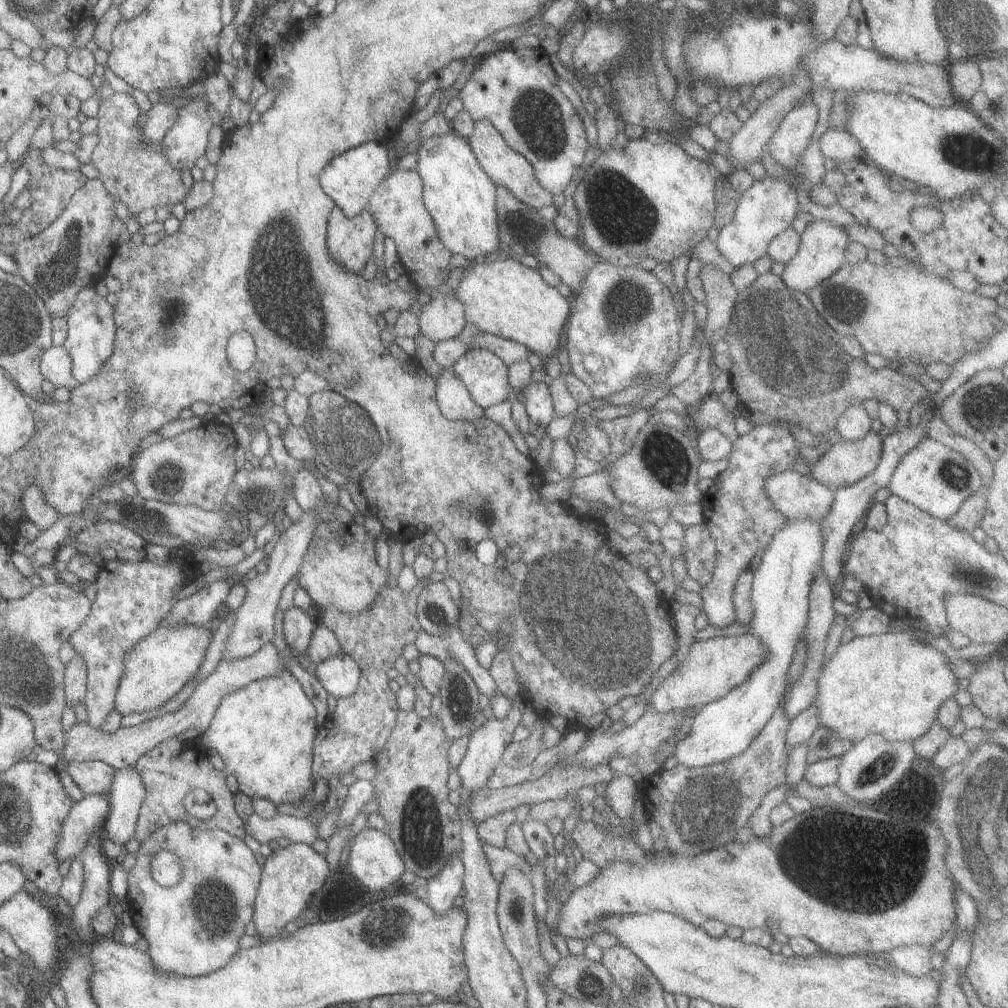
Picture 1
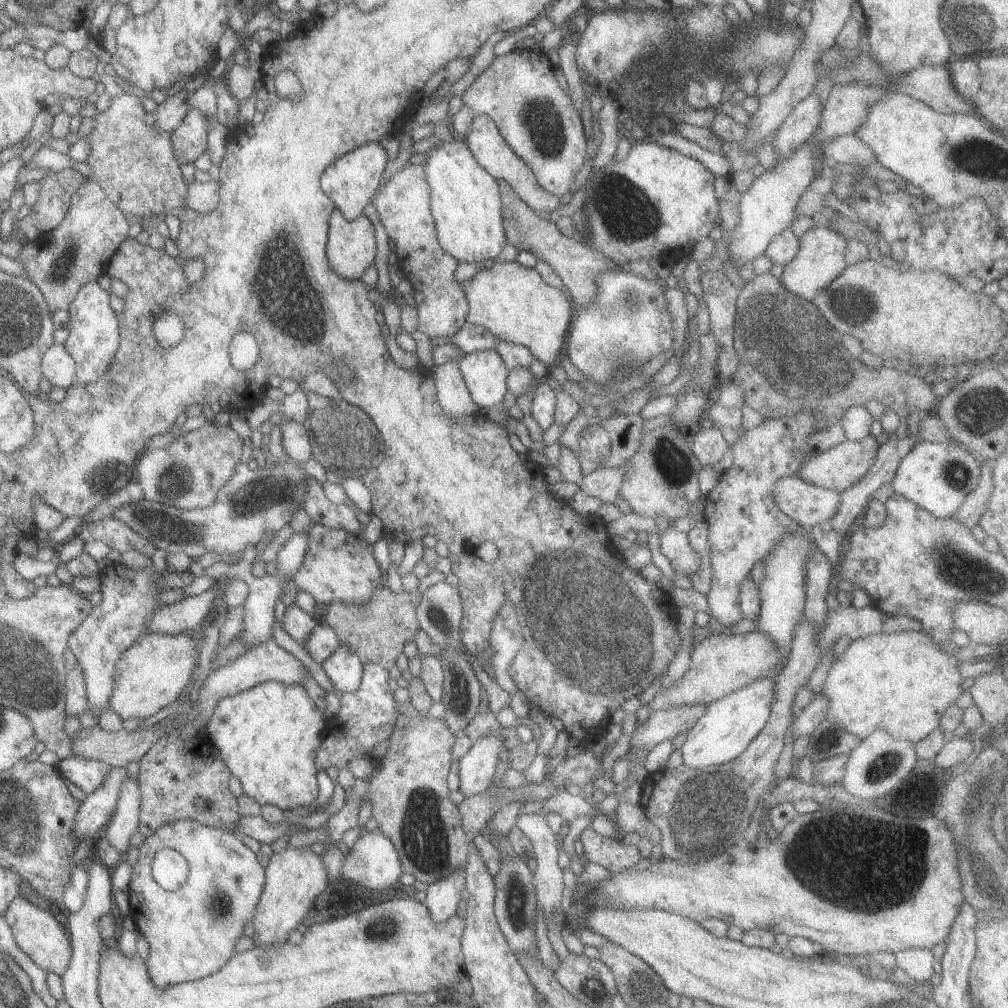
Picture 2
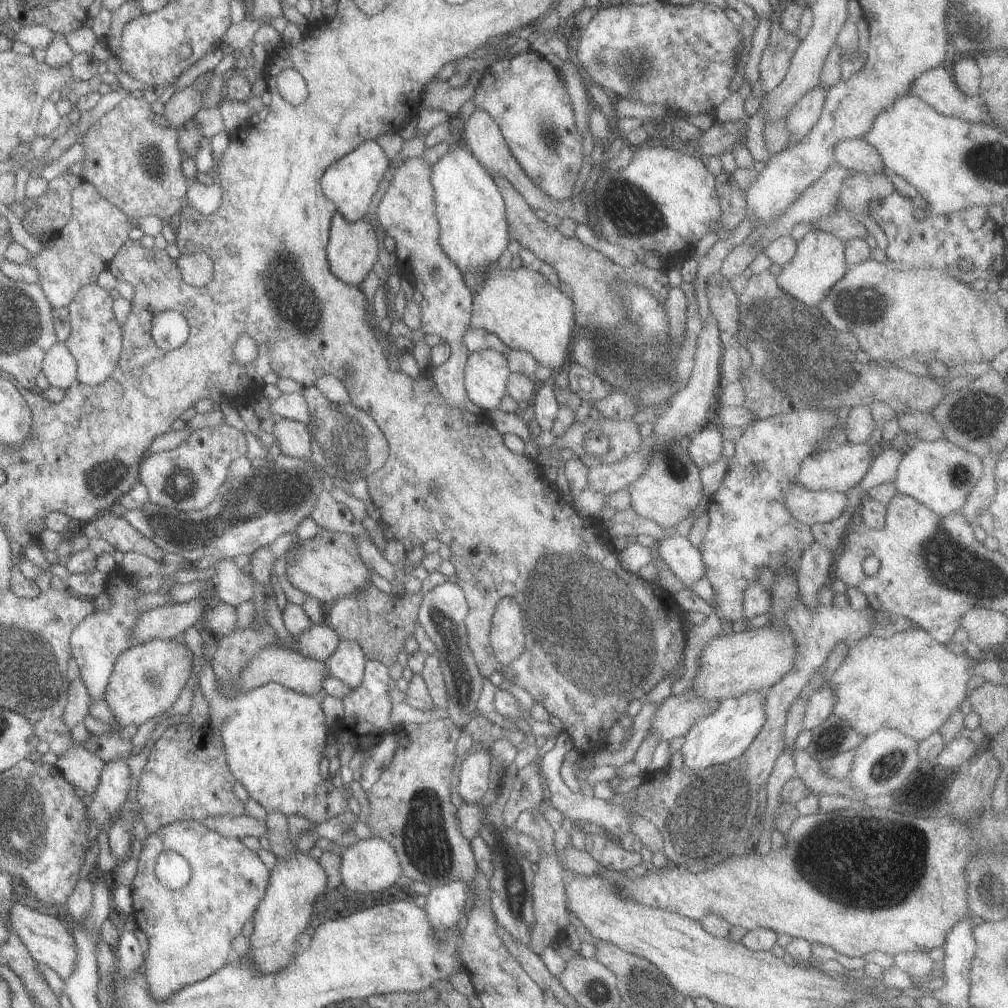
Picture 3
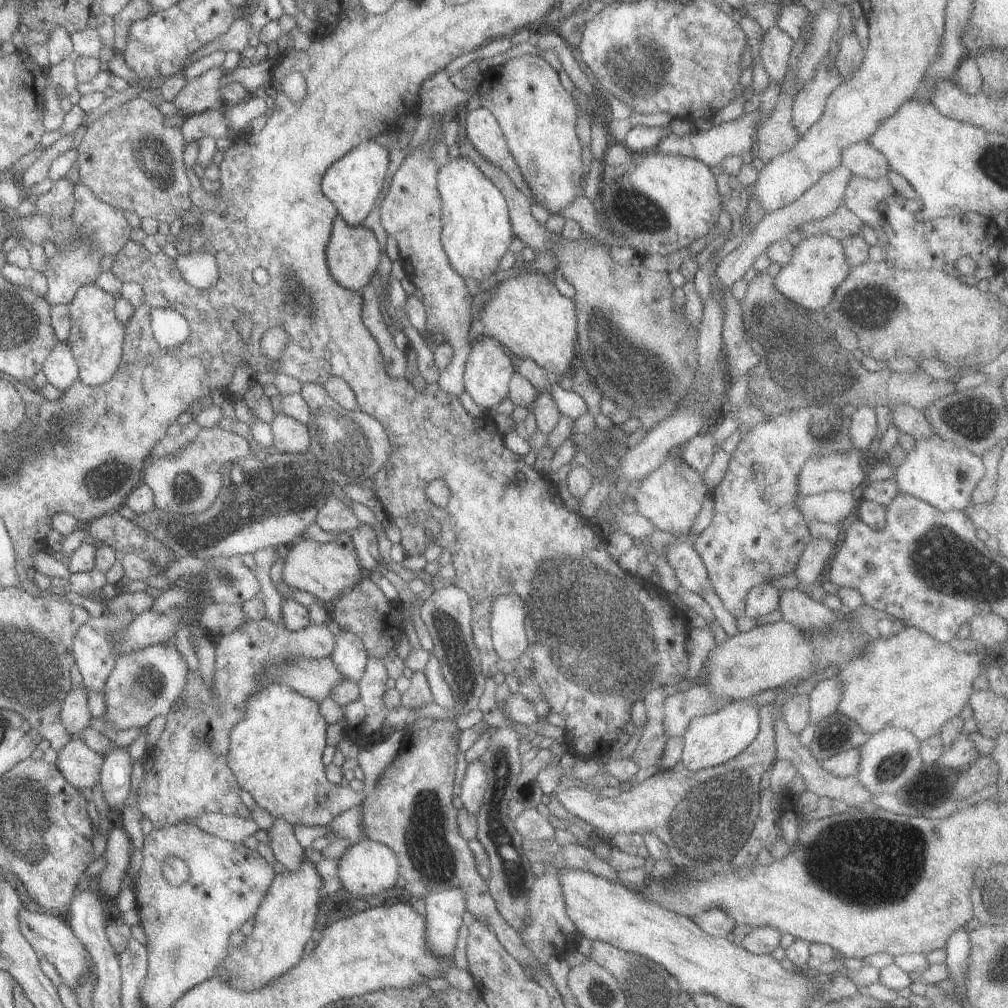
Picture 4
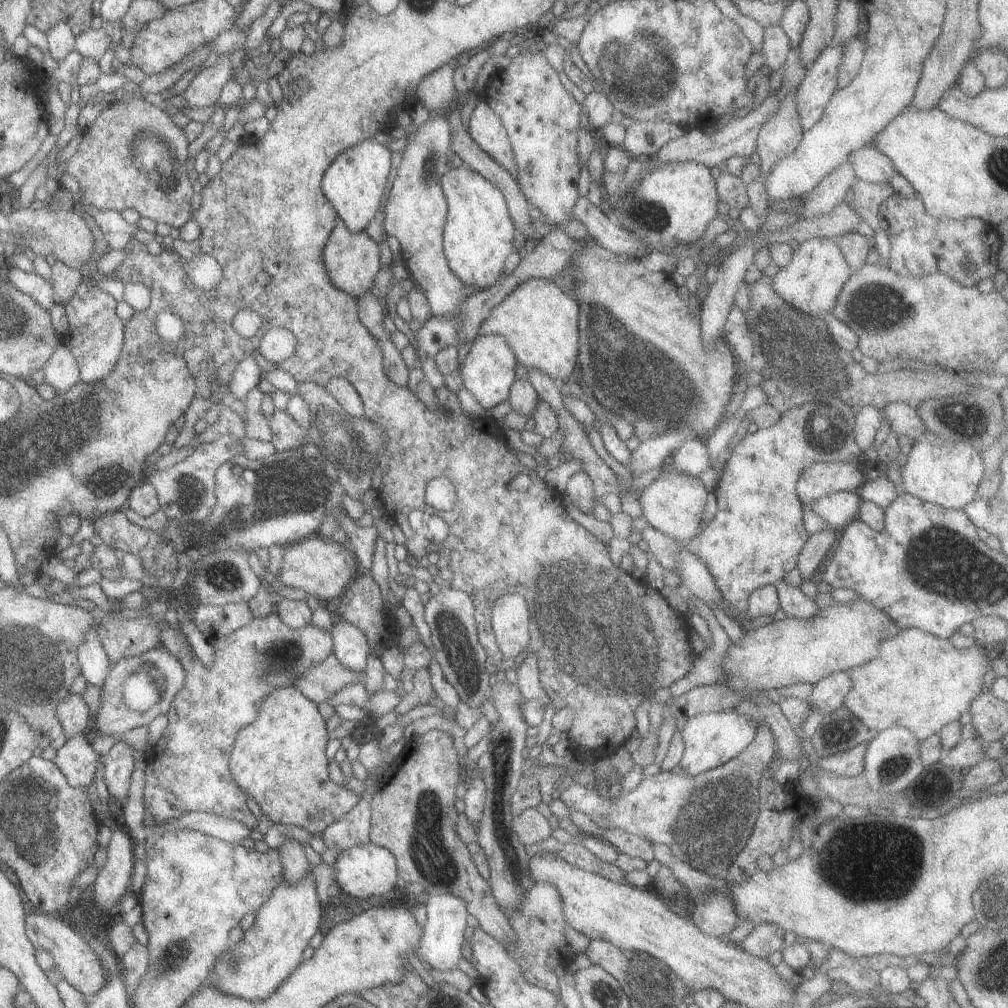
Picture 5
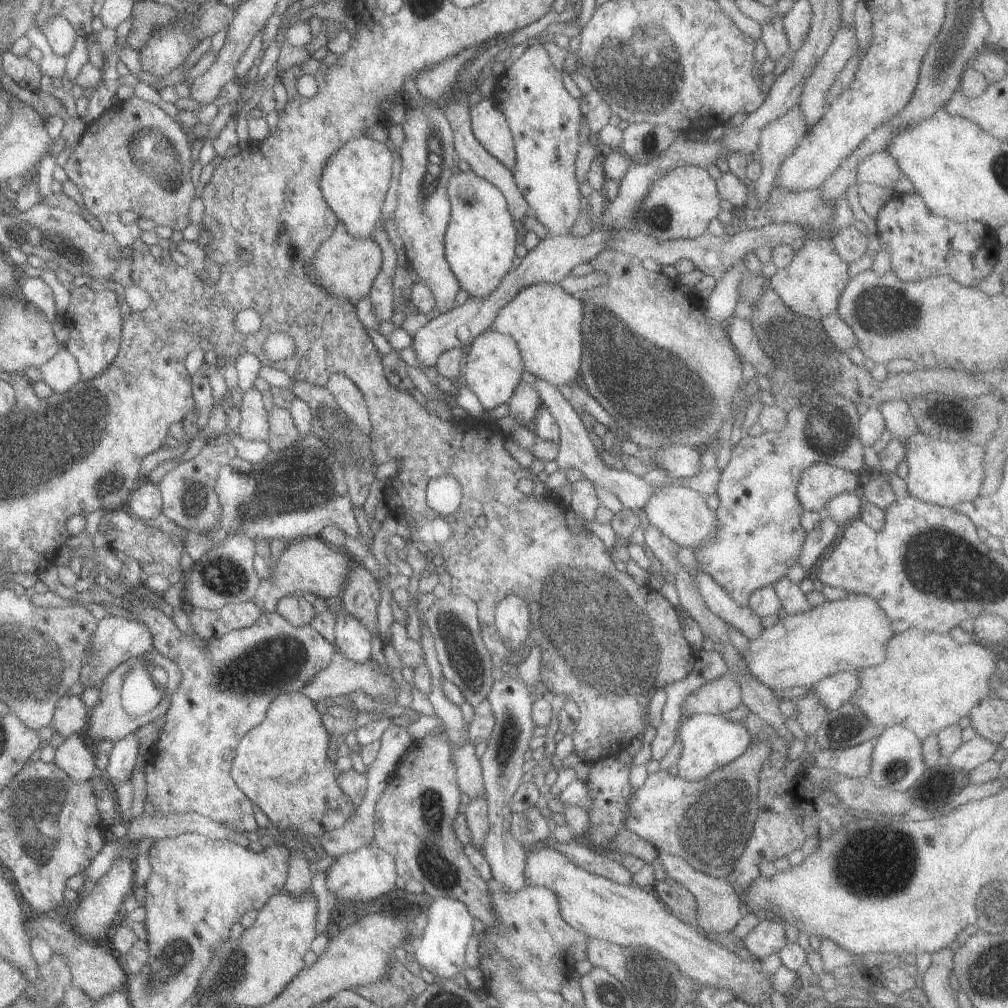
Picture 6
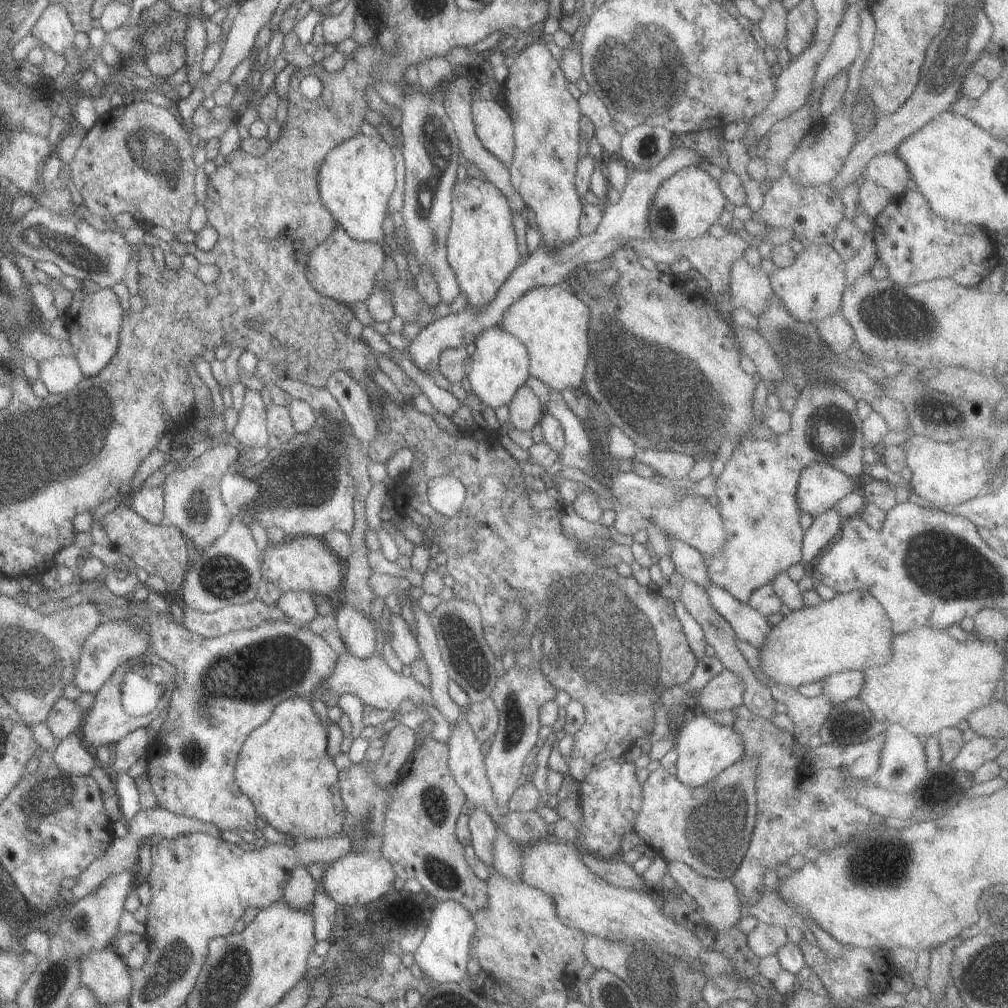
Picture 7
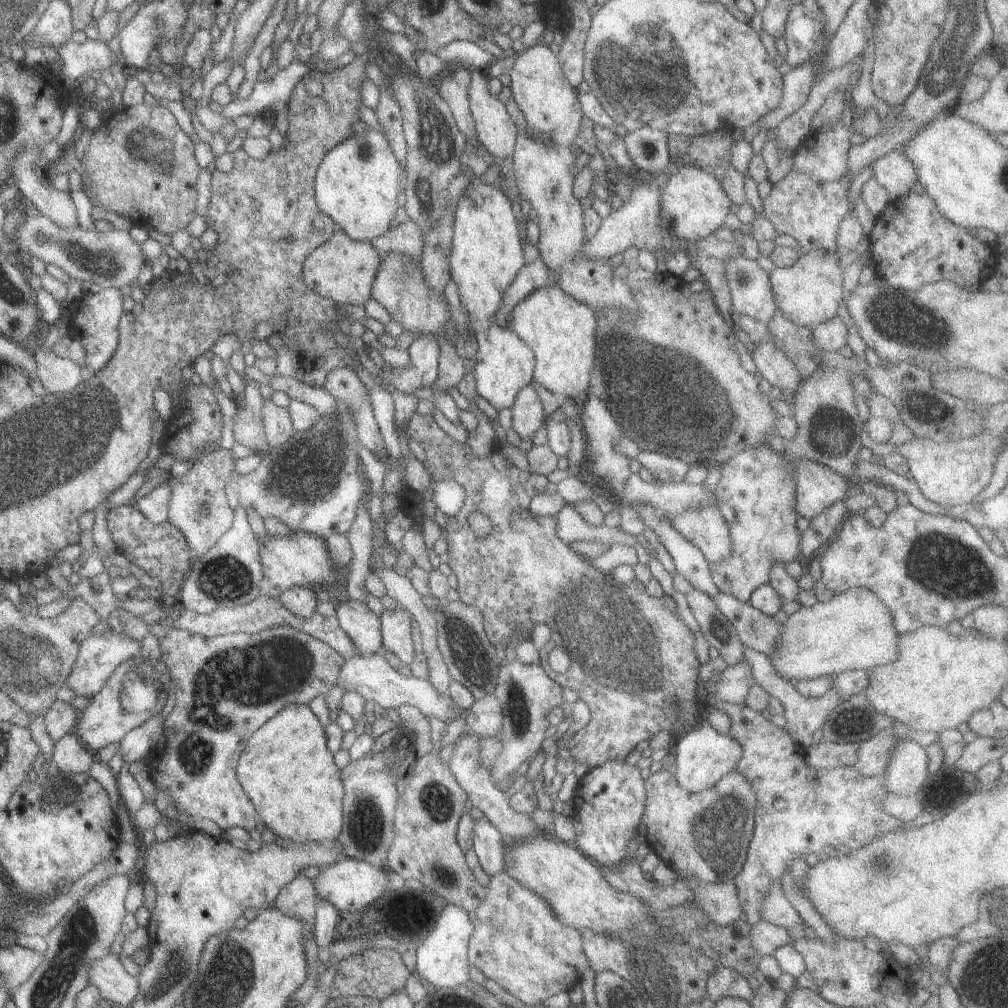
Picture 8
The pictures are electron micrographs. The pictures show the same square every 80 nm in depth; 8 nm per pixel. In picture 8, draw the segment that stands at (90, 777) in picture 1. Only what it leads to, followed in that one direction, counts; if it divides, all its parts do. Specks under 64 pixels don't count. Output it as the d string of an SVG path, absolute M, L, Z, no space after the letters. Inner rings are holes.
M73 732L64 734L54 741L51 760L61 772L68 774L86 773L94 758L83 749L81 741Z

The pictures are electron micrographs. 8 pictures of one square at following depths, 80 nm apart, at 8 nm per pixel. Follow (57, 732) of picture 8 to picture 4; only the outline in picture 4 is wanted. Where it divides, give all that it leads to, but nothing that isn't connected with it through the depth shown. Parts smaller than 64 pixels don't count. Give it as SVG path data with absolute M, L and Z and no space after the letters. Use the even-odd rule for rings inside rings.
M75 686L67 691L60 704L58 717L69 736L89 726L88 721L91 716L87 708L86 692L83 686Z

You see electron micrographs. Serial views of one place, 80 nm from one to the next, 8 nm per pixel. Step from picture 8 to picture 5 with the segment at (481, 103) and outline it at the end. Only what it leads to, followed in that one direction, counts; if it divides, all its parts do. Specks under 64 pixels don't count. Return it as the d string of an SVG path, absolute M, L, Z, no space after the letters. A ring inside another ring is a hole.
M479 102L470 111L466 131L473 142L487 154L491 160L499 163L509 174L516 178L516 164L499 117L485 102Z

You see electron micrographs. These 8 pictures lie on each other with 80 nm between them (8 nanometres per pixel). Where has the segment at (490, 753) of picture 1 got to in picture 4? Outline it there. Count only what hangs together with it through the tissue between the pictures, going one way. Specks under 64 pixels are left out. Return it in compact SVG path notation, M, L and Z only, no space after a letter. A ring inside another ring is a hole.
M479 759L467 763L461 788L459 788L459 800L462 807L471 814L477 814L481 806L486 789L486 774Z

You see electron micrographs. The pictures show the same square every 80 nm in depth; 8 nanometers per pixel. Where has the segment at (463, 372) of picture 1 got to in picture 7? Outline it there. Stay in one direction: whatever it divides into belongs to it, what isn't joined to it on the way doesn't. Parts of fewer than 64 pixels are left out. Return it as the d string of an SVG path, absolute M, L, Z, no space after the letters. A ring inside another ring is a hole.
M499 325L482 330L473 343L474 352L465 363L464 384L466 389L489 408L495 409L507 404L515 391L530 375L526 348Z

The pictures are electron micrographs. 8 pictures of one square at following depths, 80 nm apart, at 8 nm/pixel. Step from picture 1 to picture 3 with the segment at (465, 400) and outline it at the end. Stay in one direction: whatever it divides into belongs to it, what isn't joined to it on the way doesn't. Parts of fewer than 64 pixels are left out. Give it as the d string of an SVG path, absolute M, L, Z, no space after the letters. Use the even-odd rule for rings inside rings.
M409 155L403 164L394 168L389 185L385 186L385 193L377 204L375 216L383 233L394 240L397 275L421 293L419 331L439 336L450 348L448 359L439 366L428 368L427 373L446 404L463 409L466 397L464 364L469 351L461 339L470 324L473 292L465 287L458 268L439 246L433 193L430 165L421 156Z

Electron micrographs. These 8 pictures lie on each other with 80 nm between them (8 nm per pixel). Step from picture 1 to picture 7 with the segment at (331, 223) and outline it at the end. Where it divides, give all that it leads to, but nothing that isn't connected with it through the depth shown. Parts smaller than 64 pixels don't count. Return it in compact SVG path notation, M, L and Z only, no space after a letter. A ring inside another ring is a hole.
M339 226L320 242L307 257L304 277L311 288L321 296L344 305L363 303L376 284L376 274L385 260L386 248L371 241L356 241Z

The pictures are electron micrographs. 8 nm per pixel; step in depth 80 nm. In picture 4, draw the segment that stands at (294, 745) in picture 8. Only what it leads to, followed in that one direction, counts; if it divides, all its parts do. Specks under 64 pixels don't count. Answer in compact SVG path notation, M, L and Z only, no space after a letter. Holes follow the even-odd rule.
M269 683L253 693L244 703L244 717L235 723L228 734L228 752L226 763L231 768L240 790L248 792L255 805L266 810L274 819L283 819L292 825L305 825L306 827L327 826L338 814L345 812L352 806L359 805L373 790L377 779L387 765L399 752L399 745L403 740L404 731L393 731L385 740L369 744L365 748L358 748L353 764L363 773L364 787L361 791L351 790L347 786L336 785L325 779L321 753L325 748L325 728L327 724L318 714L318 702L297 694L294 690L279 683Z

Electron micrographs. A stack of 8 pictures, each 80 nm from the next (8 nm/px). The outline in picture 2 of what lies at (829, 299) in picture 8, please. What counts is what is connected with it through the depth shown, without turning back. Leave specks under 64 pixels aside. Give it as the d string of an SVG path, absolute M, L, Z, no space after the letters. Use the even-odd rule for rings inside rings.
M818 220L809 230L798 238L796 255L787 264L778 277L781 286L791 294L805 300L813 300L817 290L823 290L832 280L835 280L846 267L844 263L844 248L846 240L833 229L827 228L823 220Z

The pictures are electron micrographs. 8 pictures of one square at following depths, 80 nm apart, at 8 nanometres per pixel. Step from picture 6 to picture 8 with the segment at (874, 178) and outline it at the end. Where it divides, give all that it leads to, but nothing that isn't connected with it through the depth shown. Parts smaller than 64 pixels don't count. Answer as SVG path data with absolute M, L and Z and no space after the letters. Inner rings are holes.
M899 149L876 158L869 167L872 168L873 178L893 201L907 196L913 183L917 181L910 160Z

